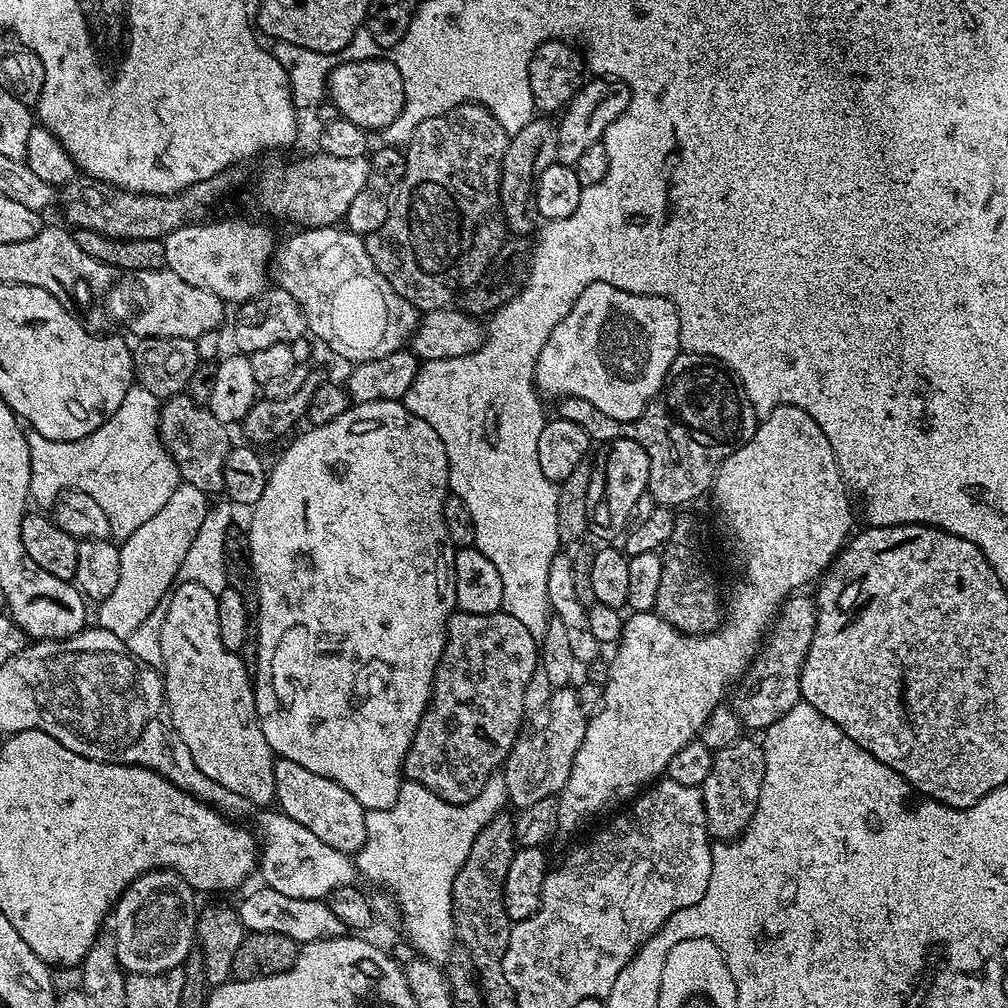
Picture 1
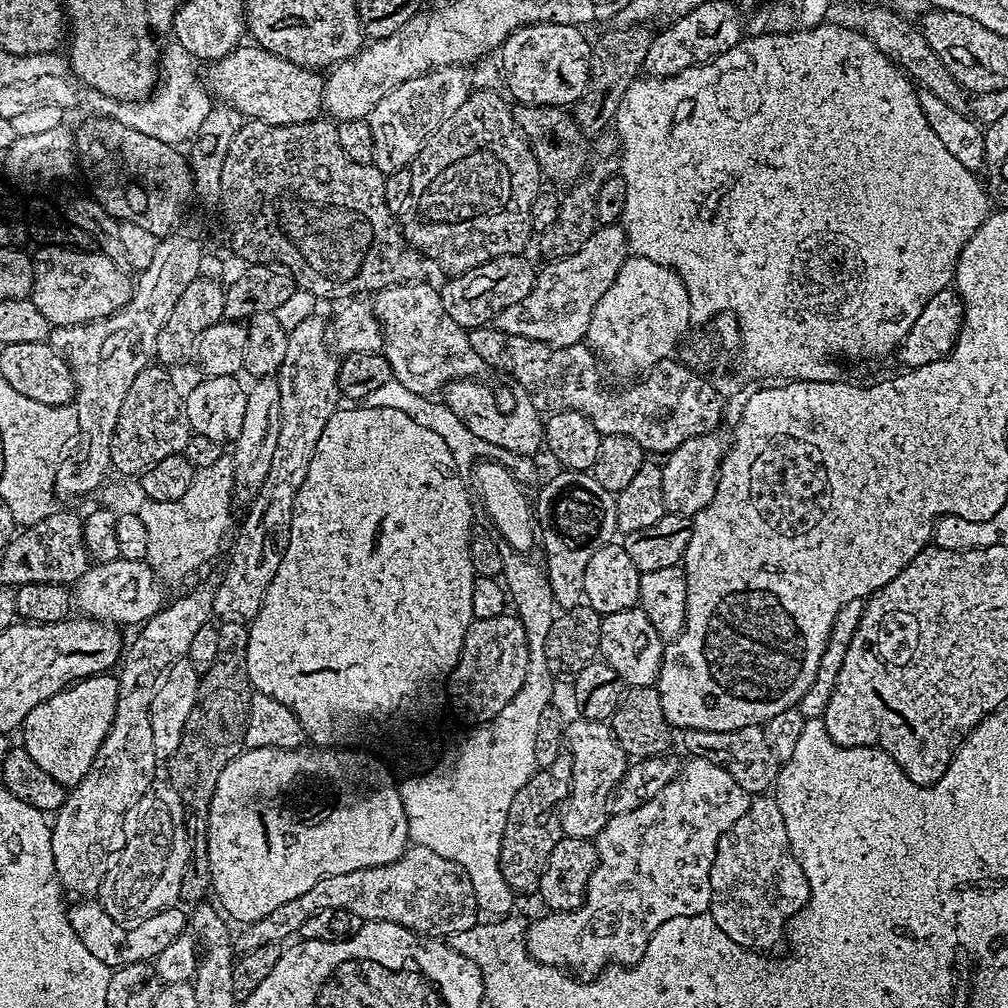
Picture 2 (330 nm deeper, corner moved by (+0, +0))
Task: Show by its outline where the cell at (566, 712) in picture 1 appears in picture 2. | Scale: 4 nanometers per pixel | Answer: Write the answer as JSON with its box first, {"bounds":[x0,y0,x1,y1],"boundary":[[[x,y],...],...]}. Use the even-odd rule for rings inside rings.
{"bounds":[558,718,630,840],"boundary":[[[573,718],[562,728],[562,744],[566,749],[566,758],[572,763],[572,781],[566,784],[566,795],[558,805],[561,833],[570,838],[592,840],[604,828],[606,808],[596,804],[611,793],[612,787],[622,779],[630,760],[618,742],[612,737],[607,723],[599,720]]]}

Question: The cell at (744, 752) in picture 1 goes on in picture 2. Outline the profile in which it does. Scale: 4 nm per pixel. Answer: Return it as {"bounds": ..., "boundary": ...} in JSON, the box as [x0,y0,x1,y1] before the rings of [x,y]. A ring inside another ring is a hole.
{"bounds":[707,794,808,954],"boundary":[[[760,794],[749,799],[746,814],[742,814],[742,818],[738,818],[738,822],[734,822],[734,826],[730,826],[730,830],[726,830],[720,835],[716,843],[716,853],[714,854],[714,862],[710,866],[708,881],[710,882],[710,902],[708,903],[707,915],[711,916],[713,922],[718,926],[718,930],[722,930],[722,934],[726,934],[726,938],[730,938],[730,942],[764,954],[767,953],[767,948],[772,948],[779,940],[781,943],[785,939],[789,920],[808,904],[808,879],[806,874],[802,874],[802,866],[792,857],[792,851],[788,848],[786,826],[782,822],[782,812],[778,810],[775,795]]]}

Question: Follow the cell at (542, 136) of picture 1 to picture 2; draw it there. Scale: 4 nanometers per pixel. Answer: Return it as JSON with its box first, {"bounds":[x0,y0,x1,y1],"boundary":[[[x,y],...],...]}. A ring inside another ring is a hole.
{"bounds":[570,26,653,134],"boundary":[[[619,26],[601,34],[592,44],[590,54],[590,78],[582,98],[576,101],[570,115],[586,134],[600,134],[613,123],[616,111],[630,86],[641,75],[646,50],[650,50],[653,38],[644,26]]]}

